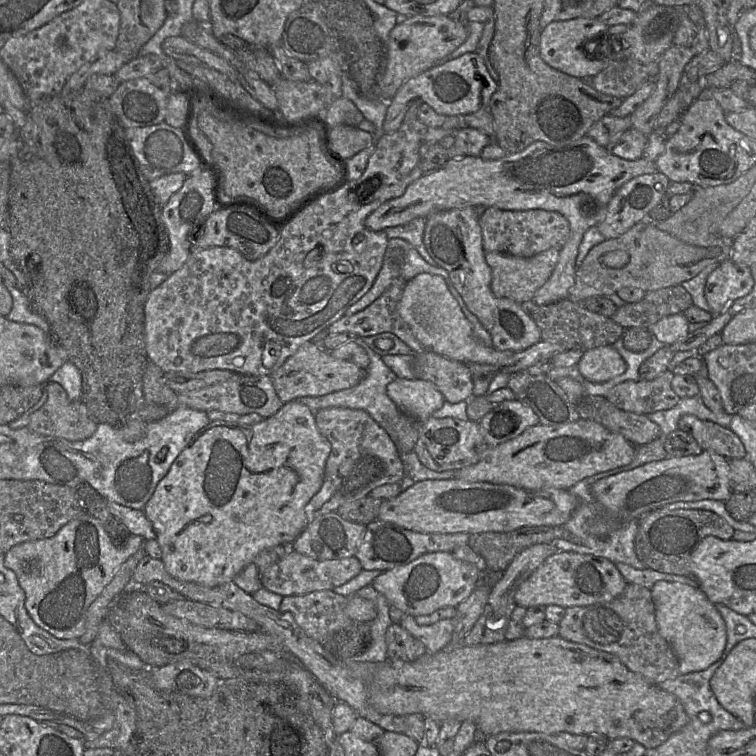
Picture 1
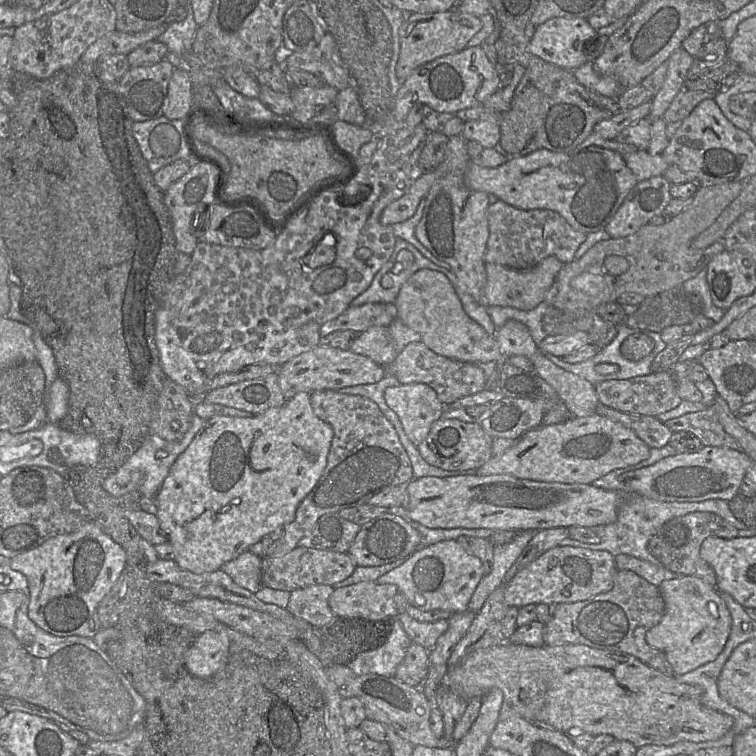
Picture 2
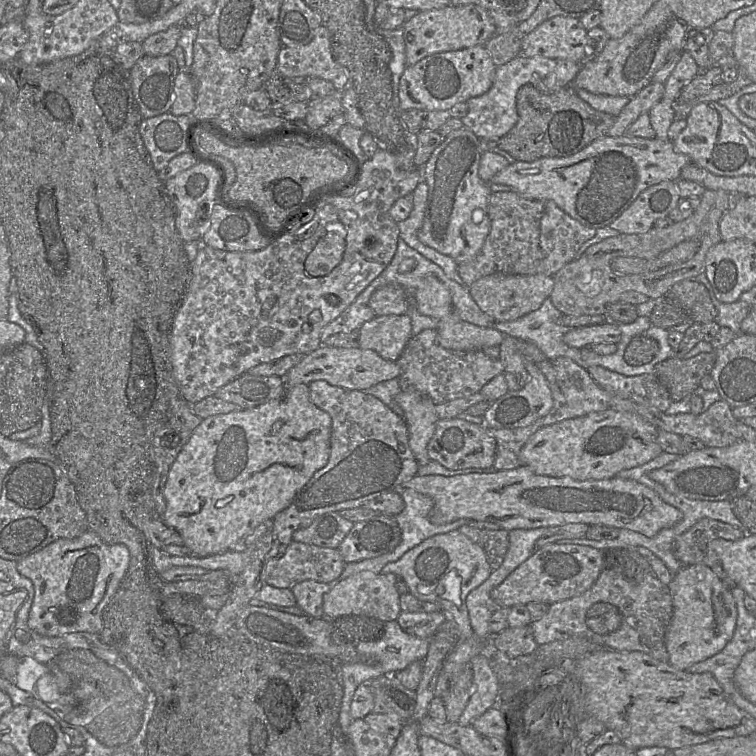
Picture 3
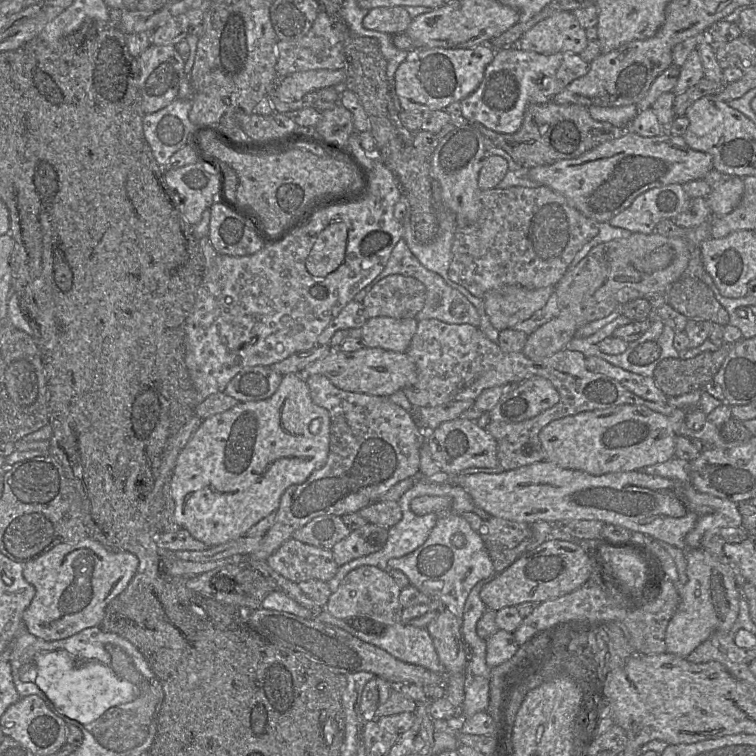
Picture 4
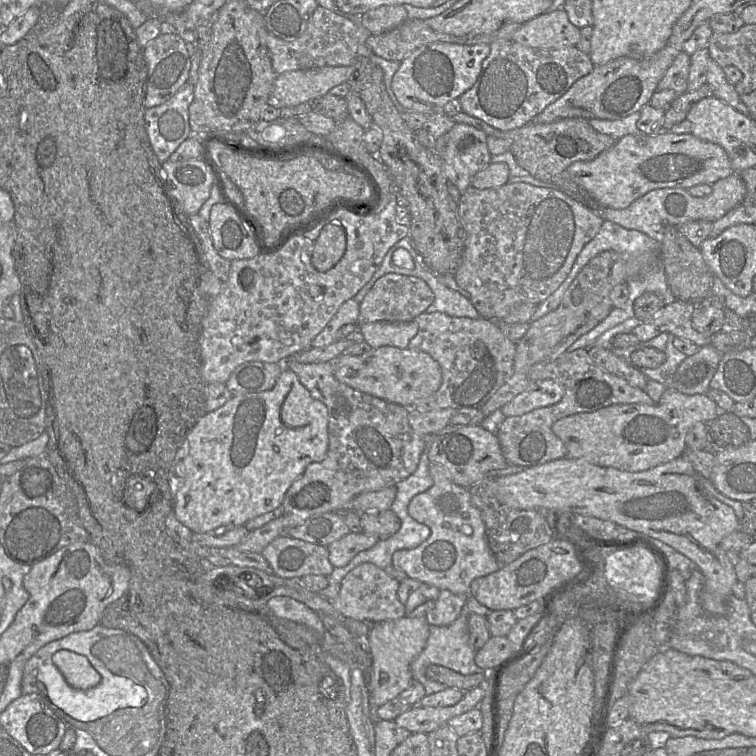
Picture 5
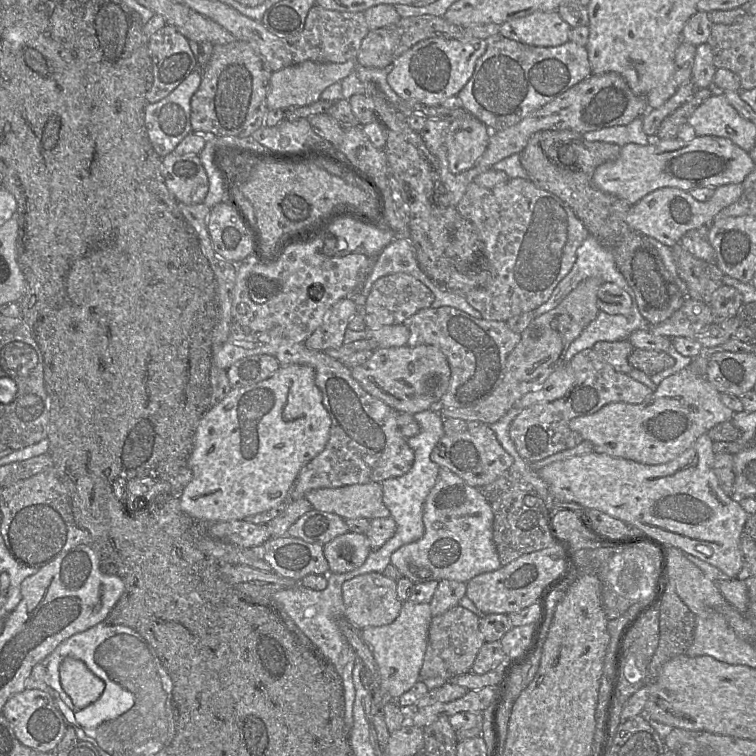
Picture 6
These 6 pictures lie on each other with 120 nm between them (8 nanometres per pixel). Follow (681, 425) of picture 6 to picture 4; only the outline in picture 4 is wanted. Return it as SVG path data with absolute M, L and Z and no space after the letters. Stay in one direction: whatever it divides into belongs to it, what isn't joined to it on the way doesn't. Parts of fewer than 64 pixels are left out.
M638 405L581 412L552 421L539 433L545 461L595 476L666 462L675 456L676 436L670 417Z

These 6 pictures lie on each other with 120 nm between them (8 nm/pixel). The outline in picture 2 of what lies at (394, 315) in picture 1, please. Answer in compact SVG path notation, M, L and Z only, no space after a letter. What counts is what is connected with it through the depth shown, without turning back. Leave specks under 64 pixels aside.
M366 303L350 306L336 319L326 322L321 327L321 337L326 339L335 331L352 330L362 333L372 326L388 327L394 317L386 310L383 303Z

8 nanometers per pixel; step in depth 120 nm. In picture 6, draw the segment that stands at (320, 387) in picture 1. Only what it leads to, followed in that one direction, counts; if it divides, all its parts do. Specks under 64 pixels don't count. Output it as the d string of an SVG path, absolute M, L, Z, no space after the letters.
M431 345L379 348L366 362L350 370L353 378L367 393L397 412L411 415L429 410L439 401L447 391L451 378L446 356Z

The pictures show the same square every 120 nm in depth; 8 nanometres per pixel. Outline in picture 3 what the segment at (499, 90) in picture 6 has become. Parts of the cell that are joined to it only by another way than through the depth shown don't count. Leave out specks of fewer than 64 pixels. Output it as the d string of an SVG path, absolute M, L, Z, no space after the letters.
M520 54L496 68L493 84L486 93L470 98L466 102L468 112L461 119L463 126L470 129L479 139L497 142L518 121L516 96L523 85L531 84L544 94L552 94L562 87L571 85L581 67L580 63L570 60L551 59L542 56L527 57Z

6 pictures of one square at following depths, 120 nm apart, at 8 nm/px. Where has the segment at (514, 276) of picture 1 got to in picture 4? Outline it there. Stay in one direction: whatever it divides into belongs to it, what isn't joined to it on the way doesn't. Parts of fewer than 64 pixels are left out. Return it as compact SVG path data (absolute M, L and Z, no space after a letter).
M504 286L487 292L482 299L490 323L500 332L529 319L545 306L554 291L554 286L540 289Z

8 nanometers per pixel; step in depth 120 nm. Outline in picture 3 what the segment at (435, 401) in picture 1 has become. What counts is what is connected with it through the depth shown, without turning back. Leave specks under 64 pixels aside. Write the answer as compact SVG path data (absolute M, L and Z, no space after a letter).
M402 390L397 394L396 401L404 411L411 451L419 465L426 465L431 461L427 446L439 420L436 414L436 404L419 392Z

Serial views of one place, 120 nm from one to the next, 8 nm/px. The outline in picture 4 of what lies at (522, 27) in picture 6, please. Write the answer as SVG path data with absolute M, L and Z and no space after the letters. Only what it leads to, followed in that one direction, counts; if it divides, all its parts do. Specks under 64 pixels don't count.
M562 11L541 20L525 32L516 47L540 54L580 54L587 43L585 29L580 26L573 13Z

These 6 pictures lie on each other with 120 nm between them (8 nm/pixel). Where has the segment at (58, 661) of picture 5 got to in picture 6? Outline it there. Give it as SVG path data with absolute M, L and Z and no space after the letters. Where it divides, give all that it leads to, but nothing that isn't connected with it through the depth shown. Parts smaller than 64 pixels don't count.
M66 657L61 662L59 674L64 691L79 708L95 702L103 693L104 682L78 659Z

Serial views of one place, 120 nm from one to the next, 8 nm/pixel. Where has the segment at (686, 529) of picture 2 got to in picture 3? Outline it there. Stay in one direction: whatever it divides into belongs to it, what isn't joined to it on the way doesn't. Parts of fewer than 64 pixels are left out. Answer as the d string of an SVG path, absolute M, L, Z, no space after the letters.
M703 518L675 539L672 551L682 566L703 564L724 579L720 559L711 548L711 541L716 538L736 541L745 535L744 531L728 523Z

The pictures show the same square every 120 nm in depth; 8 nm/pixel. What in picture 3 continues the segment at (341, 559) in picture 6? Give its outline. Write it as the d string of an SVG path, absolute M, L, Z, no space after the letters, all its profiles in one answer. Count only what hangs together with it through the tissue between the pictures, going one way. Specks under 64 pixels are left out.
M378 514L354 523L339 547L345 563L375 558L392 552L401 541L401 529L395 518Z

